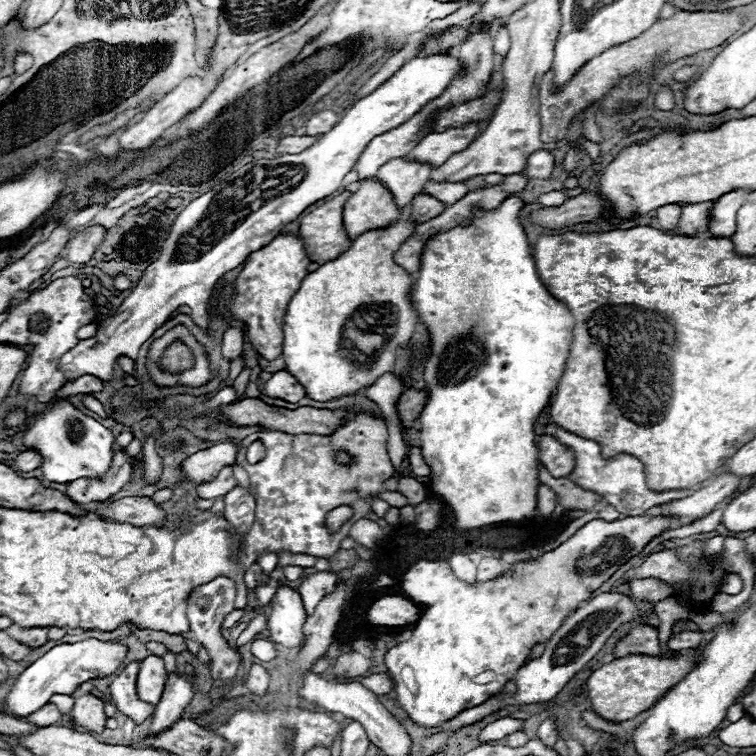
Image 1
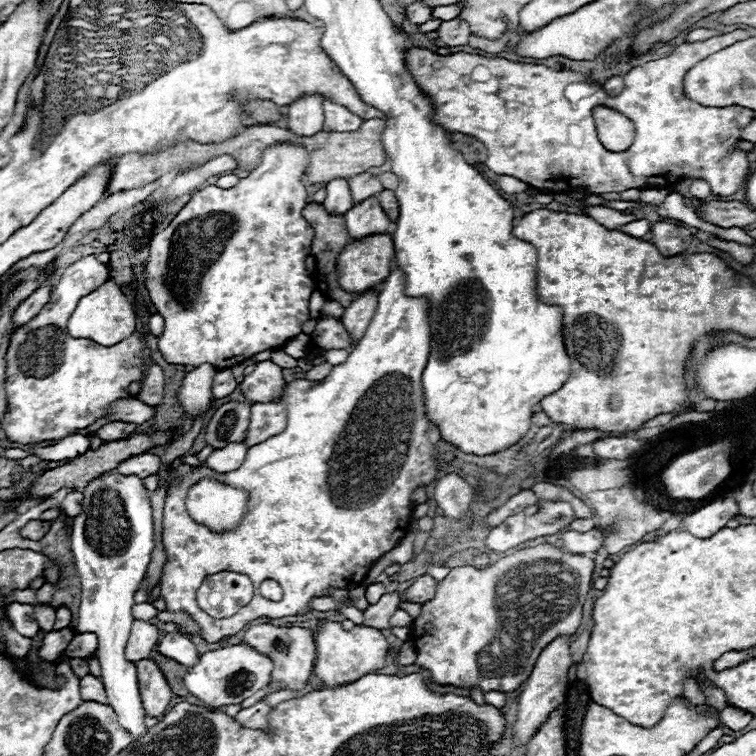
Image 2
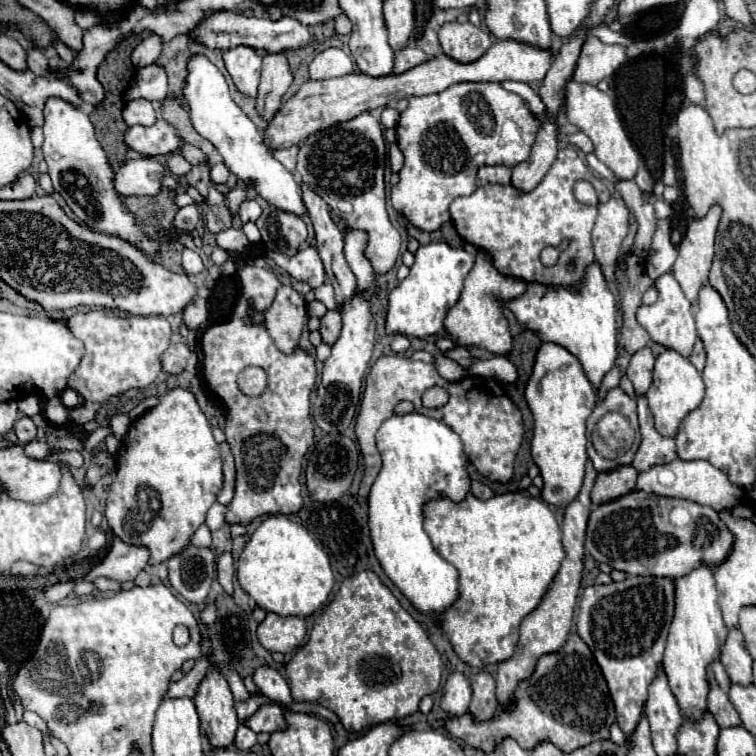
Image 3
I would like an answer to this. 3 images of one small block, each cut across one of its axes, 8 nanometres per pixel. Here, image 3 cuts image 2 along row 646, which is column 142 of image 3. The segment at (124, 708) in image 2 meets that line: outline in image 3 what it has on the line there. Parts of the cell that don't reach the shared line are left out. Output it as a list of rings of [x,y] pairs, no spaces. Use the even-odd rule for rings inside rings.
[[[138,98],[138,100],[130,100],[124,108],[124,122],[126,126],[150,126],[156,122],[156,110],[154,104],[150,100]]]

